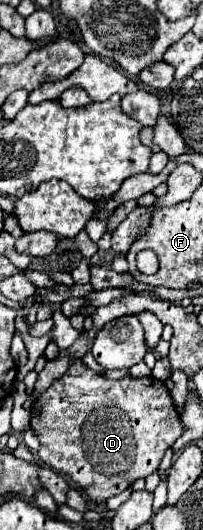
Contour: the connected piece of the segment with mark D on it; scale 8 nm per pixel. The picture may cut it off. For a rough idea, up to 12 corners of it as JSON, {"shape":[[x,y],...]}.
{"shape":[[81,361],[37,397],[39,459],[93,503],[185,431],[165,383]]}

